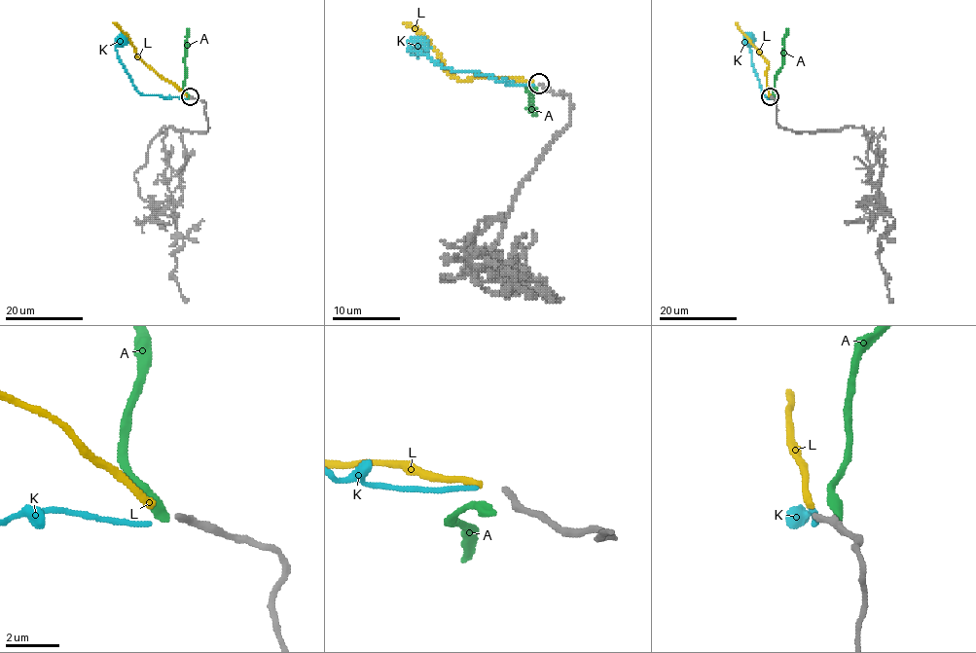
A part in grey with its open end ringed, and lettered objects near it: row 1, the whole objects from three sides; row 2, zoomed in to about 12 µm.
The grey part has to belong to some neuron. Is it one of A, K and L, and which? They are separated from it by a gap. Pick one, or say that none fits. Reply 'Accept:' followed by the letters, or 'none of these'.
Accept: none of these

